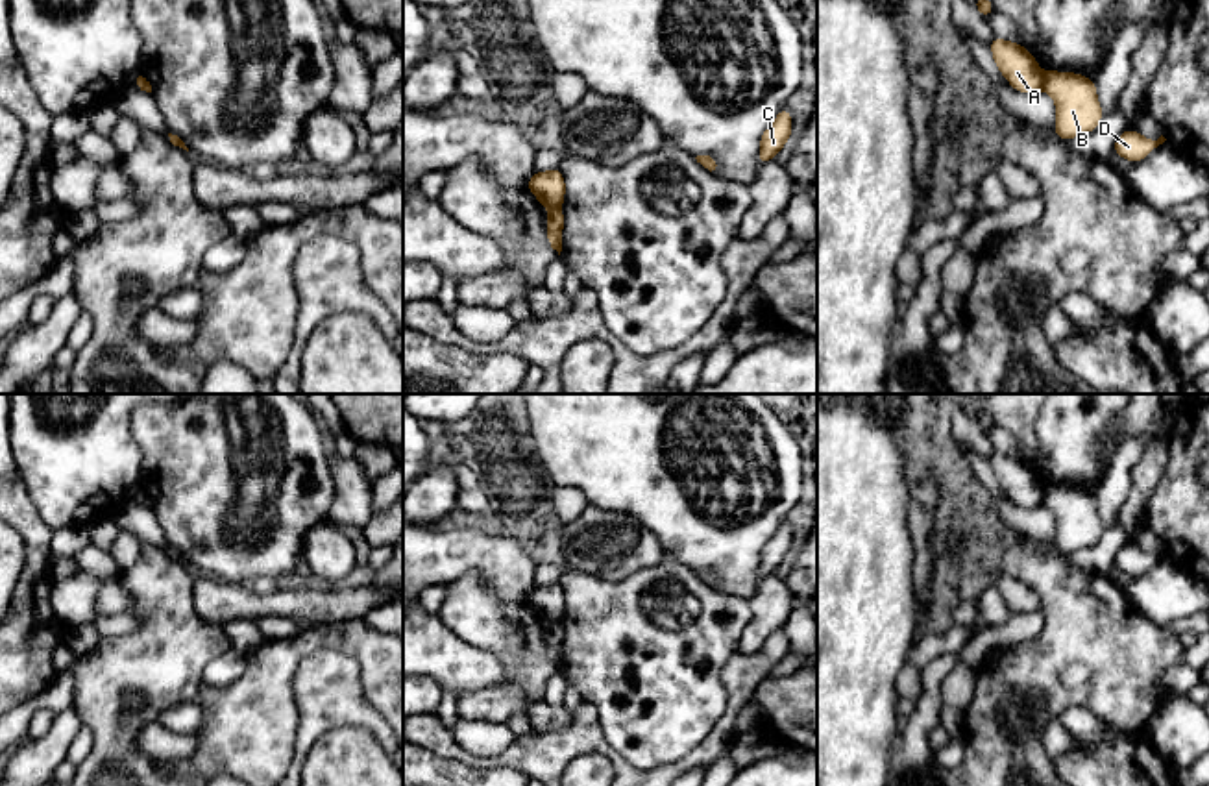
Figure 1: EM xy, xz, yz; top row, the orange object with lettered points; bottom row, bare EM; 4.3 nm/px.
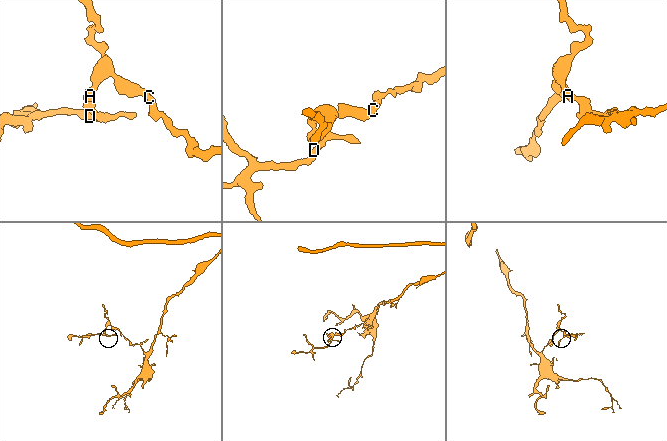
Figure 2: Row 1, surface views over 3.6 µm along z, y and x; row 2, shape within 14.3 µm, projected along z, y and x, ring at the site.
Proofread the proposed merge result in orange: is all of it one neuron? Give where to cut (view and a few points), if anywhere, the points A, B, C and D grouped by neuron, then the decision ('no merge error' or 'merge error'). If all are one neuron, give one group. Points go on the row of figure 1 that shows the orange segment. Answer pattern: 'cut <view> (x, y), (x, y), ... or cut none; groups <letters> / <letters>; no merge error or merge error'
cut yz (1047, 74), (1041, 87); groups A C / B D; merge error

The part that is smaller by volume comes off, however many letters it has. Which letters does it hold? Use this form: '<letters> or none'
B, D

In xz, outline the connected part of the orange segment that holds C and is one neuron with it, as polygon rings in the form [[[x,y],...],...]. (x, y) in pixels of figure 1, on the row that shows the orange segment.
[[[782,107],[771,126],[762,133],[758,165],[775,159],[775,155],[784,148],[791,137],[791,113],[788,107]]]

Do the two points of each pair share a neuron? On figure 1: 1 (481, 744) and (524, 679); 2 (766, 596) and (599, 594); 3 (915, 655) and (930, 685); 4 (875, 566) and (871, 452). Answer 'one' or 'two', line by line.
1: two
2: two
3: two
4: one

